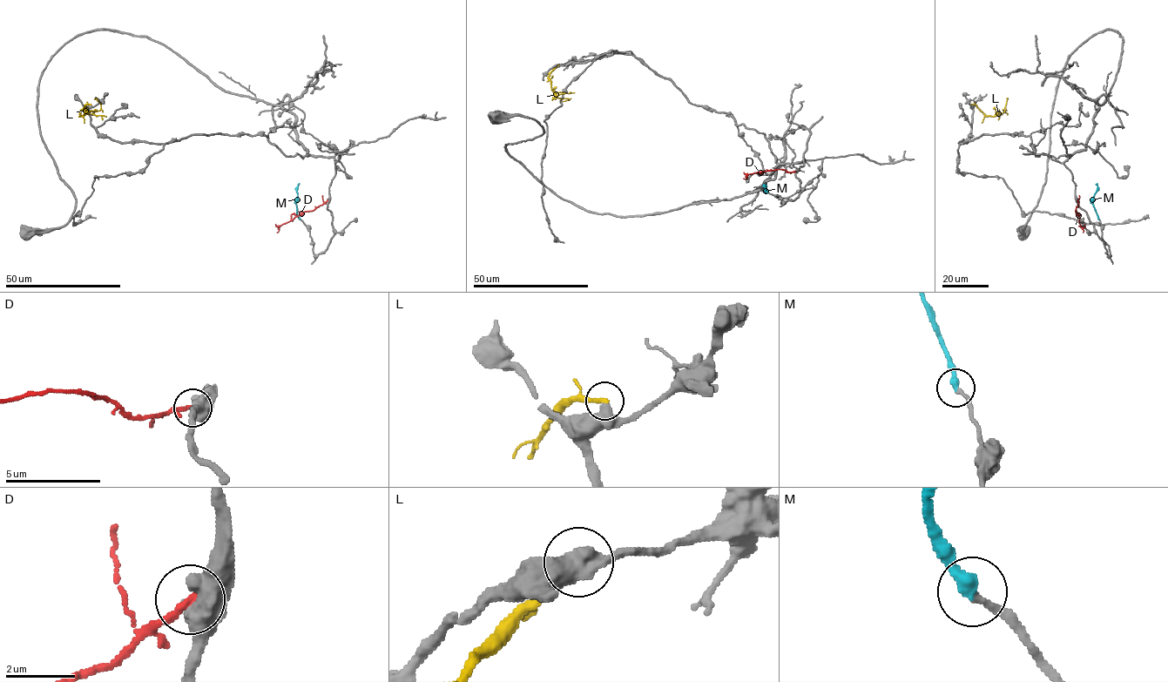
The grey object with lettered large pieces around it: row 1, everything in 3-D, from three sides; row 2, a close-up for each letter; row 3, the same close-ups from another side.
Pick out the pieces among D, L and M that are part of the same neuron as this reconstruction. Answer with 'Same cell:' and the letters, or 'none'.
Same cell: M

